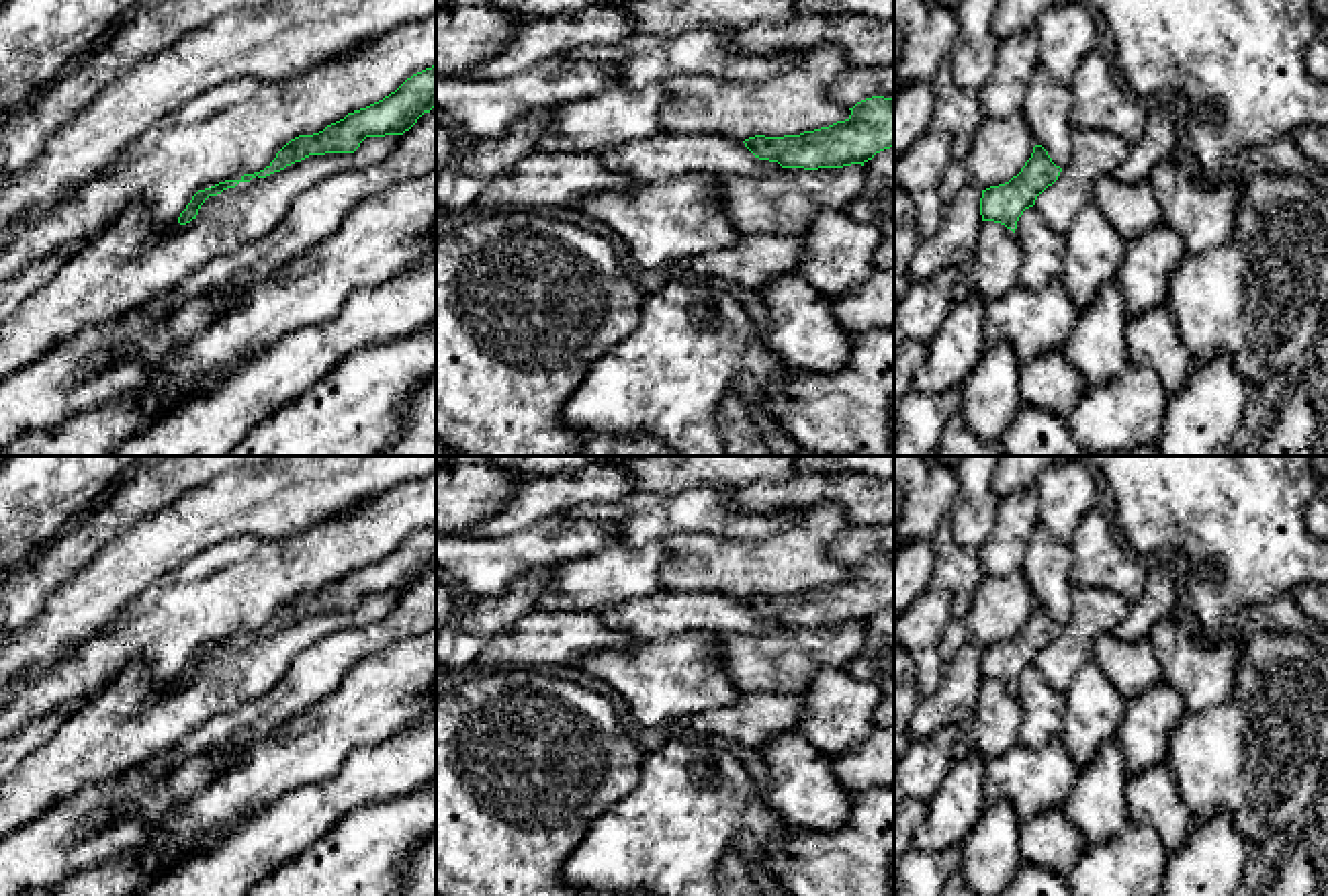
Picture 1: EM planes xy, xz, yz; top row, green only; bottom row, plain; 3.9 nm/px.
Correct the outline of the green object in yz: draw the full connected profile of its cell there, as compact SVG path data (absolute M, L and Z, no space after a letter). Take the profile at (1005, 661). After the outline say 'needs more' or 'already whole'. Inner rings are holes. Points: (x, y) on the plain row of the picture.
M1042 603L1033 606L1031 616L1009 640L982 648L982 679L994 679L1015 691L1017 679L1025 667L1033 665L1037 655L1052 644L1062 626L1052 620Z | already whole

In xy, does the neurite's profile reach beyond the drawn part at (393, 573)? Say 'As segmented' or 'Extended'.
As segmented

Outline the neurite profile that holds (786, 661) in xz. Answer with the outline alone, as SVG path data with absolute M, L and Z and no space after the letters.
M861 622L843 626L782 626L769 636L722 634L718 659L741 696L798 696L823 667L843 669L866 638Z

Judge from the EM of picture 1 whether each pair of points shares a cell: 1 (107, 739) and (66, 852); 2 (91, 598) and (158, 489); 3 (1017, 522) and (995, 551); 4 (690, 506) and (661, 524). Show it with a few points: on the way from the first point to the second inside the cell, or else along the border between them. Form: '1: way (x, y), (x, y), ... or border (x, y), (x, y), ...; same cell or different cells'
1: border (136, 766), (107, 780), (89, 782), (50, 809); different cells
2: border (176, 498), (97, 553); different cells
3: way (1013, 528), (1001, 545); same cell
4: way (684, 512), (668, 520); same cell

